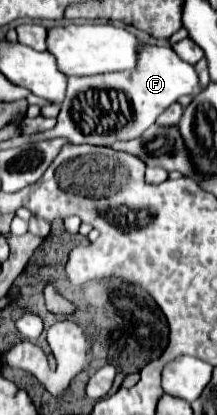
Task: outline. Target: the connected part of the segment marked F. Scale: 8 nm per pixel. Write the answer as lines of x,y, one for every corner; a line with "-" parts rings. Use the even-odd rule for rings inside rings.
143,44
137,50
137,66
133,70
81,76
67,80
67,94
61,102
57,126
39,138
65,136
73,144
109,146
117,140
141,136
145,128
155,124
157,116
183,94
197,94
199,78
191,64
181,60
171,46

